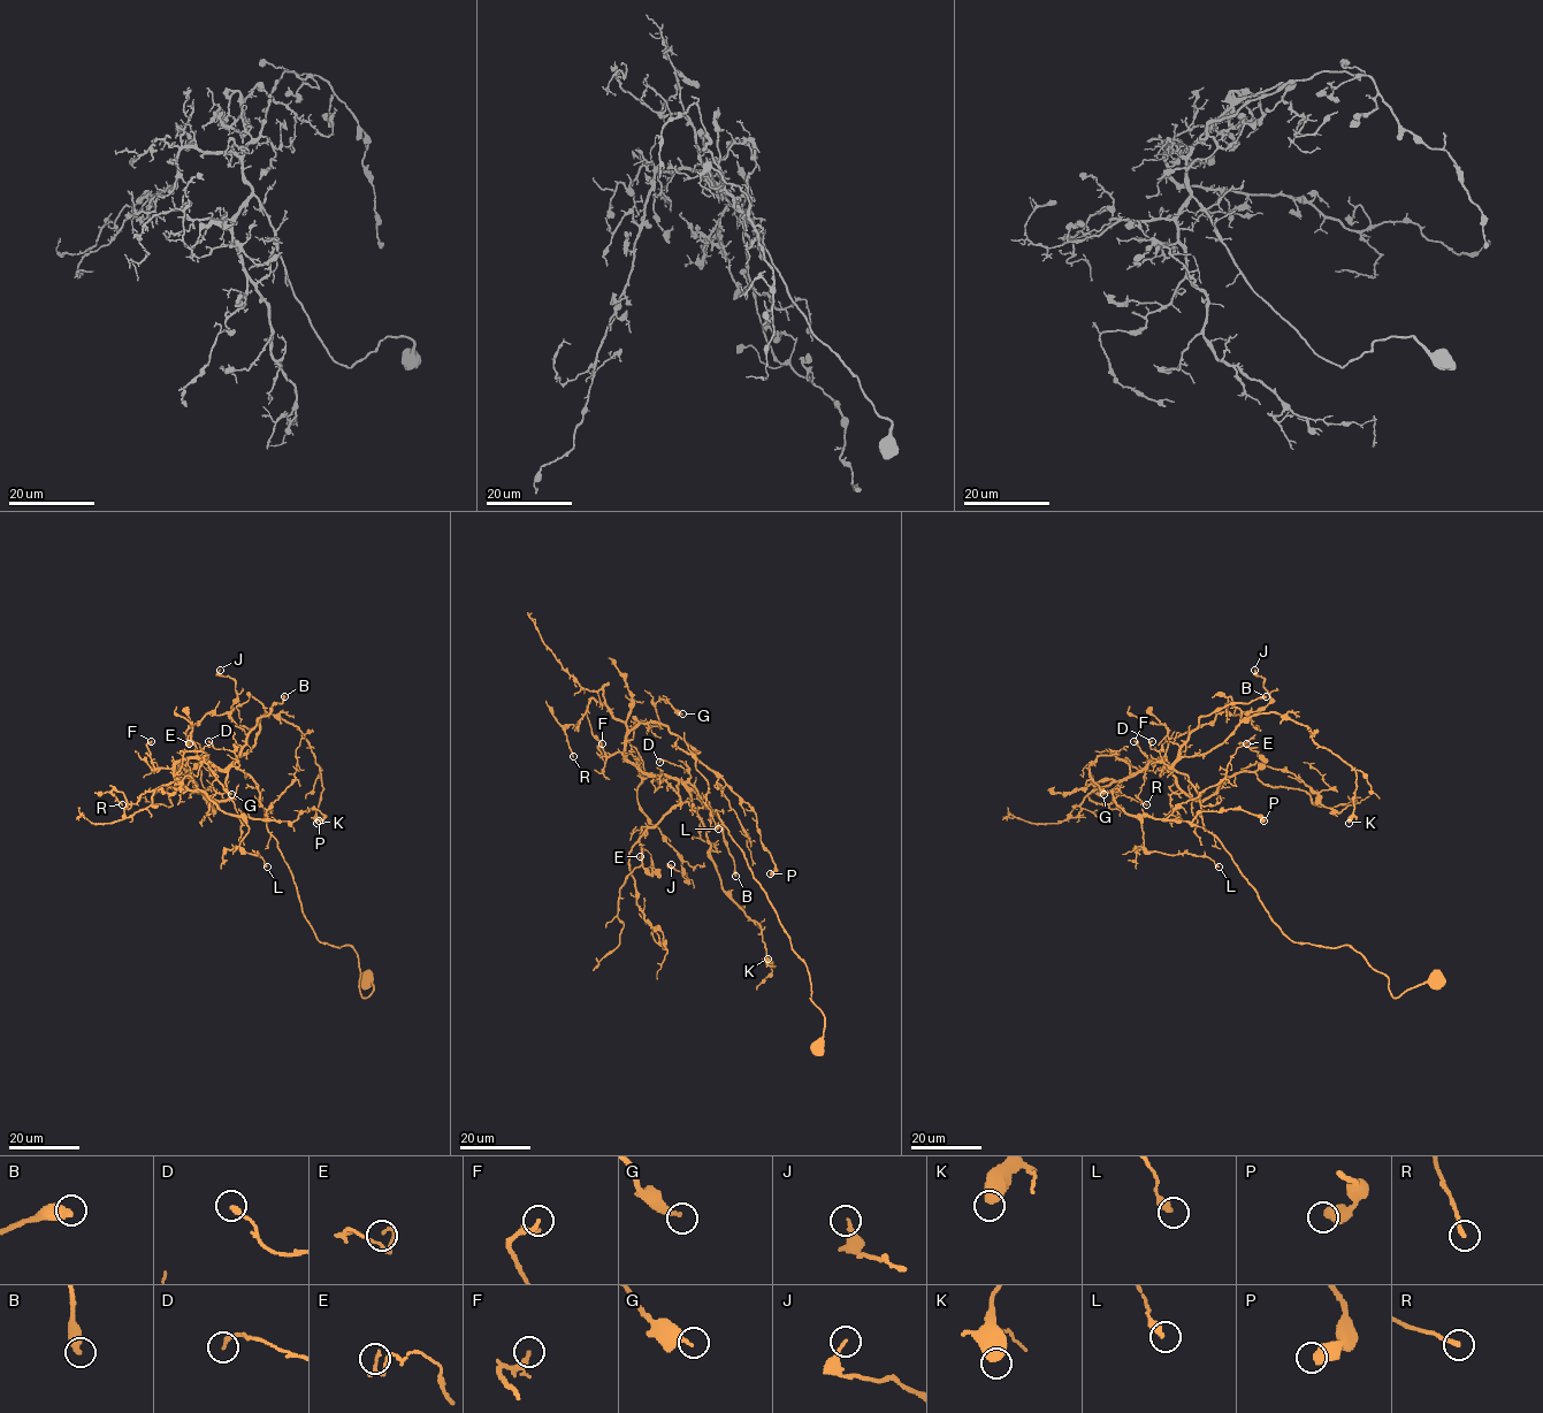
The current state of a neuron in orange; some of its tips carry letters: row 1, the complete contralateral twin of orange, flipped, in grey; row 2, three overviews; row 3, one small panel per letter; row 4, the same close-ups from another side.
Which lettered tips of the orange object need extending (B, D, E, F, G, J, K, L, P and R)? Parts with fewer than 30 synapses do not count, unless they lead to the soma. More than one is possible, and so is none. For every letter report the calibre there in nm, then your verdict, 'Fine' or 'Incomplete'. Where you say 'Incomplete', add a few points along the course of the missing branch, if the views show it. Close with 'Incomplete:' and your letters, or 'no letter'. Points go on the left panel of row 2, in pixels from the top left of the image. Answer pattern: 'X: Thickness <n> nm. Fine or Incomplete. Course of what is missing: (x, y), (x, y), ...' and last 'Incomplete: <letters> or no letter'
B: Thickness 440 nm. Incomplete. Course of what is missing: (284, 696), (307, 693), (287, 689), (274, 703), (274, 710), (268, 700), (254, 702), (246, 711)
D: Thickness 200 nm. Fine
E: Thickness 110 nm. Fine
F: Thickness 150 nm. Fine
G: Thickness 240 nm. Fine
J: Thickness 160 nm. Fine
K: Thickness 600 nm. Fine
L: Thickness 360 nm. Fine
P: Thickness 550 nm. Fine
R: Thickness 200 nm. Fine
Incomplete: B

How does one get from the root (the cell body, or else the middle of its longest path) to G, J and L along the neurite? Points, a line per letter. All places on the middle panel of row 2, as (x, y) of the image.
G: (818, 1046), (806, 964), (728, 830), (688, 783), (625, 756), (635, 723), (658, 724), (661, 699), (682, 713)
J: (818, 1046), (824, 1014), (809, 974), (745, 854), (692, 786), (649, 774), (640, 809), (688, 879), (671, 864)
L: (818, 1046), (809, 974), (745, 854), (692, 786), (625, 756), (638, 724), (664, 724), (700, 751), (718, 829)

